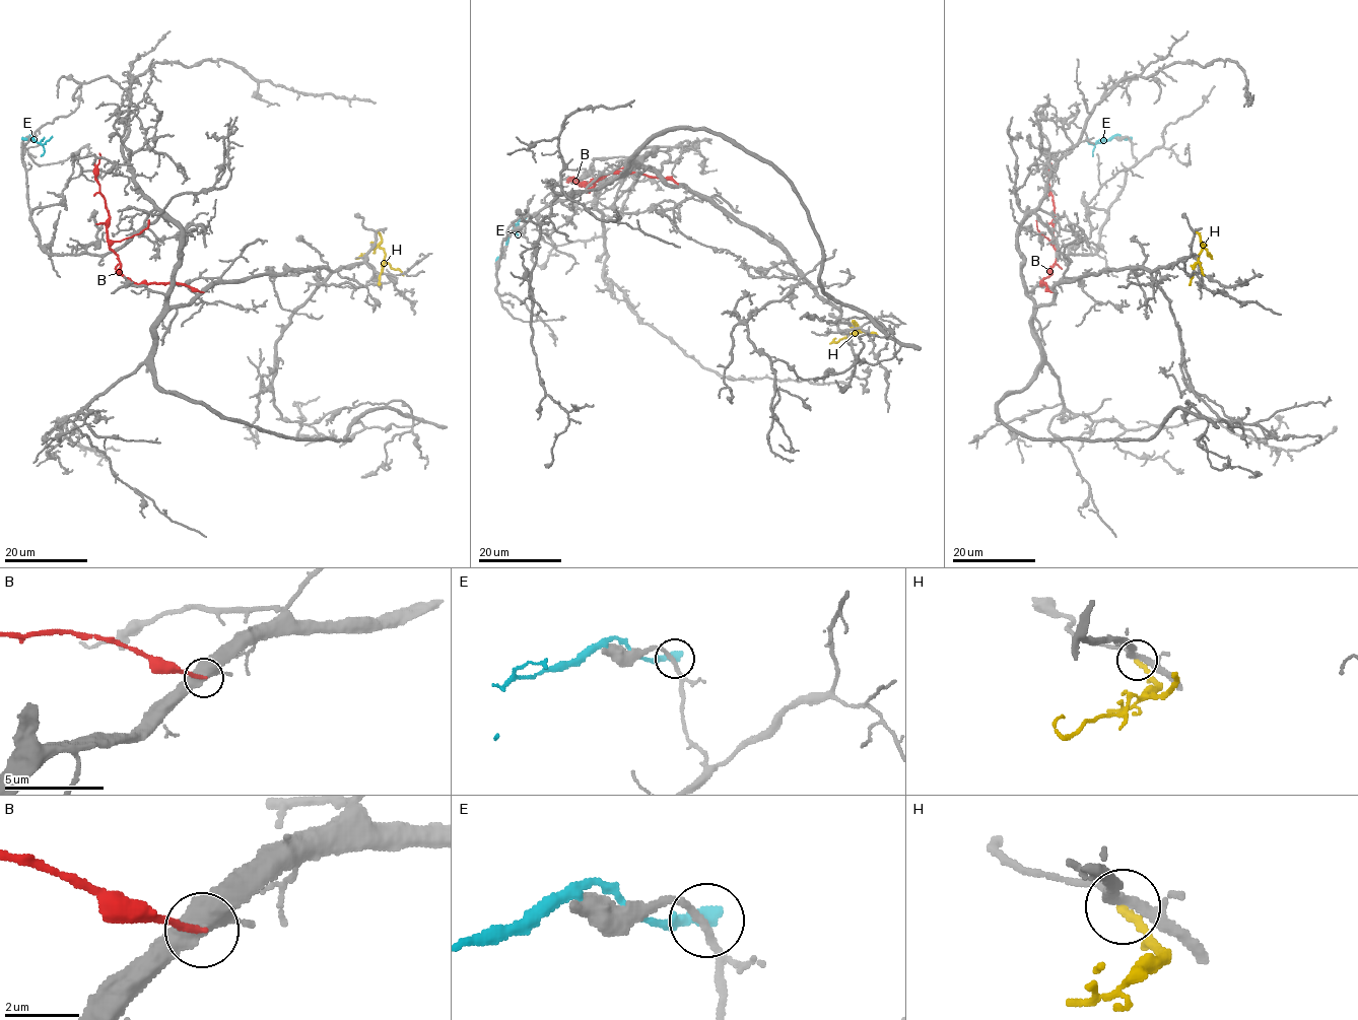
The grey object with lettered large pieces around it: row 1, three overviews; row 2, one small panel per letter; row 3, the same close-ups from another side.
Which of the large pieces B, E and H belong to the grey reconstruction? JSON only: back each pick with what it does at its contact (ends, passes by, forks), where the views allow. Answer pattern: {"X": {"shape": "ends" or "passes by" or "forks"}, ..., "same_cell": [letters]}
{"same_cell": []}

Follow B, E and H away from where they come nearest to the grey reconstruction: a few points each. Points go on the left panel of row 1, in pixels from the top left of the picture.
B: (203, 292), (175, 283), (139, 284), (121, 272), (117, 255), (110, 248), (109, 210), (95, 179), (98, 153)
E: (22, 139), (30, 135), (41, 144), (52, 136)
H: (377, 230), (385, 257), (379, 285)

